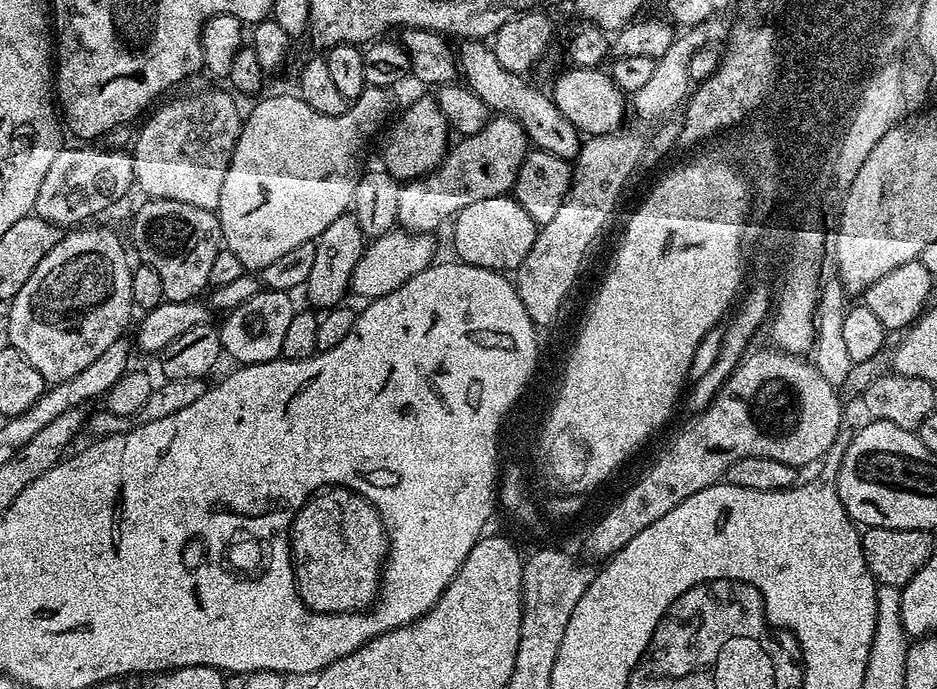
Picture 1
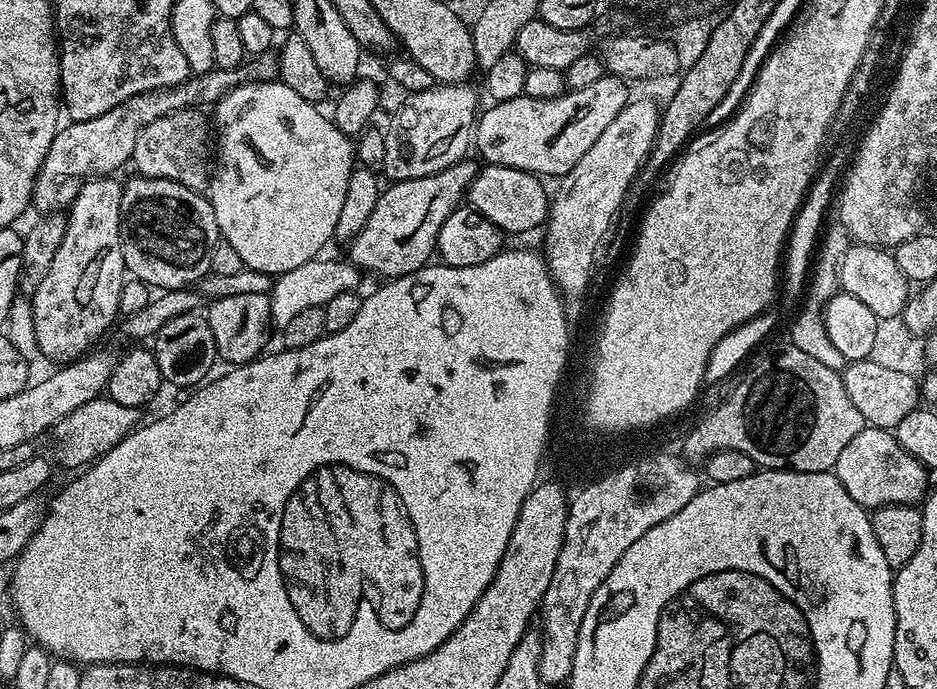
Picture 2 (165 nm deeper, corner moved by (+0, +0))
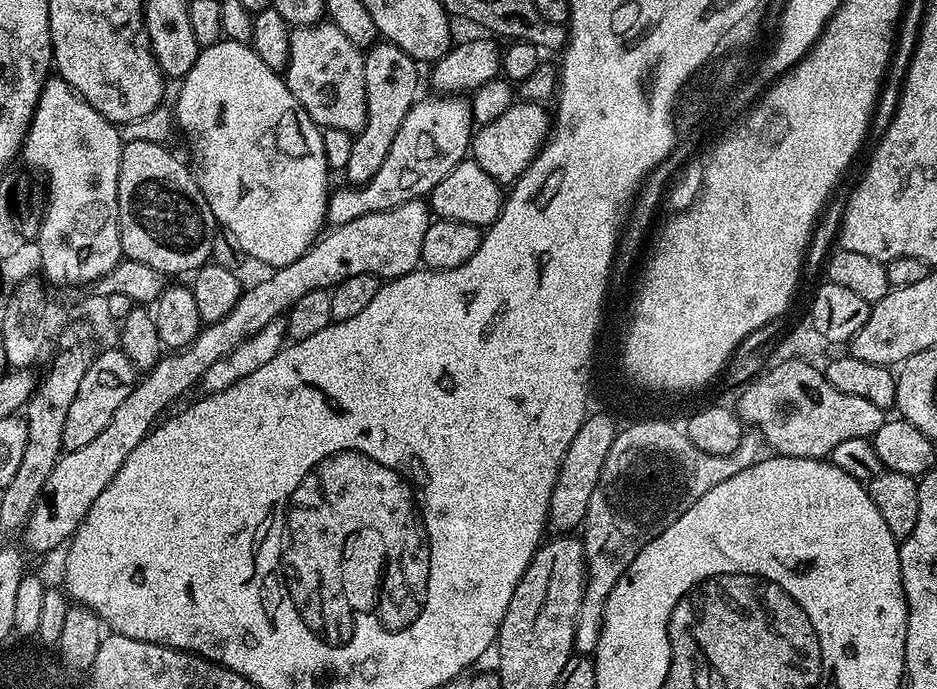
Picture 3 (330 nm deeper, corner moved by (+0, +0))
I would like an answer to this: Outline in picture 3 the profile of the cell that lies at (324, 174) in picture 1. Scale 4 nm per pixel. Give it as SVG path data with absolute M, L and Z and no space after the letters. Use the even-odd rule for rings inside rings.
M221 38L214 46L201 48L194 66L190 66L190 70L184 75L183 80L179 81L178 88L180 88L180 93L176 96L174 124L177 129L180 127L180 132L184 135L185 142L188 143L188 152L192 155L190 167L210 210L214 214L217 225L227 233L232 243L245 257L253 256L258 263L269 264L267 266L269 269L284 268L290 262L302 258L305 250L312 247L321 235L328 212L330 195L328 175L330 175L330 169L326 162L326 152L322 150L324 134L320 125L315 124L310 118L310 114L306 114L306 110L298 102L298 98L294 98L294 94L290 94L288 83L284 81L283 75L277 69L266 66L266 62L262 62L262 58L258 58L256 51L247 43Z

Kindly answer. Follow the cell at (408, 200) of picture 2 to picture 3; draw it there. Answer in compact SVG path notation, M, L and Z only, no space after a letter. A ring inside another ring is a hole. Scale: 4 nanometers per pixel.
M423 199L402 202L402 206L394 206L389 212L375 212L359 216L354 218L354 222L335 225L331 230L328 230L332 232L325 231L312 247L305 250L302 258L290 262L284 268L269 271L267 273L269 276L265 280L258 281L253 288L245 287L241 291L234 310L230 310L230 314L226 314L226 318L213 324L204 324L194 343L161 355L156 365L137 379L136 385L130 390L130 395L122 402L122 406L118 406L118 410L114 410L114 418L110 418L106 430L102 430L102 434L98 434L98 438L94 438L94 442L86 442L86 446L73 452L64 452L61 455L50 471L50 476L46 478L42 498L33 506L32 516L22 529L22 537L24 536L25 542L36 552L52 552L59 544L61 546L67 545L78 530L78 526L86 518L90 506L94 506L94 498L98 498L98 494L102 494L102 490L106 490L106 486L110 484L114 474L118 474L122 462L126 462L126 458L130 458L130 450L134 450L134 446L138 446L138 442L142 442L142 438L146 438L157 421L169 411L169 409L167 410L168 404L174 403L179 396L186 395L191 388L195 389L199 385L200 376L206 374L206 370L210 370L210 366L214 366L214 362L218 362L218 358L230 354L230 350L237 348L246 338L258 334L258 330L262 330L262 326L281 319L292 307L292 304L298 302L298 298L302 298L302 294L310 294L316 288L331 290L338 282L363 272L369 272L381 278L395 278L404 276L408 272L417 271L422 254L422 238L426 234L429 223L430 208Z

